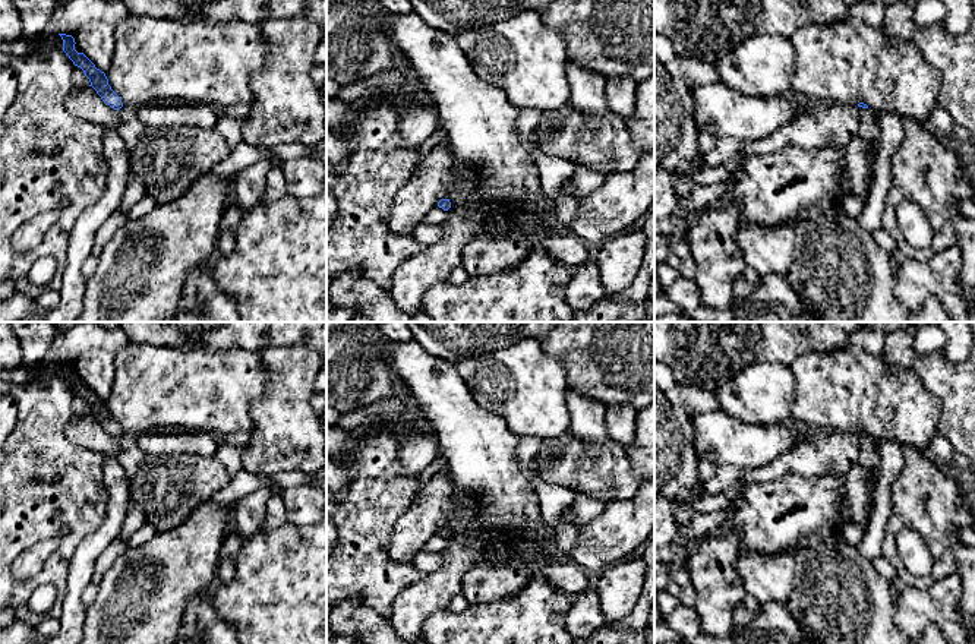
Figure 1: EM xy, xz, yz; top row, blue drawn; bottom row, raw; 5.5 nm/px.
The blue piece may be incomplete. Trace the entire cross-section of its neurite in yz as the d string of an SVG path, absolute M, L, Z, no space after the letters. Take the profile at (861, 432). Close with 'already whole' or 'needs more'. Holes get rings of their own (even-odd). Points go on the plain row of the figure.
M864 430L858 432L859 439L859 460L856 465L867 468L868 471L880 470L880 452L875 446L875 441Z | needs more

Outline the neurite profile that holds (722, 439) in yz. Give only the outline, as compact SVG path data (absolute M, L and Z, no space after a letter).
M720 408L692 417L692 426L698 460L709 460L716 467L735 465L742 471L772 463L811 435L796 423L757 426Z

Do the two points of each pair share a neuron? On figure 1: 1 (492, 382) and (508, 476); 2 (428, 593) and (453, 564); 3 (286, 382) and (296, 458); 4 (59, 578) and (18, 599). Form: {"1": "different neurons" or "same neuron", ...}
{"1": "different neurons", "2": "same neuron", "3": "same neuron", "4": "same neuron"}

